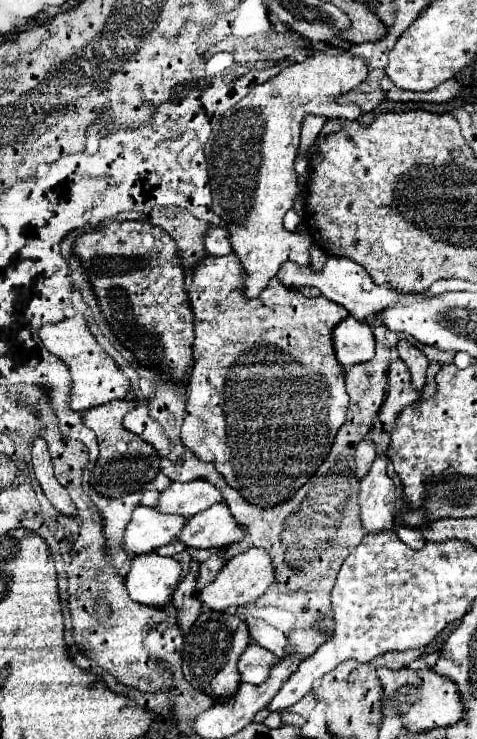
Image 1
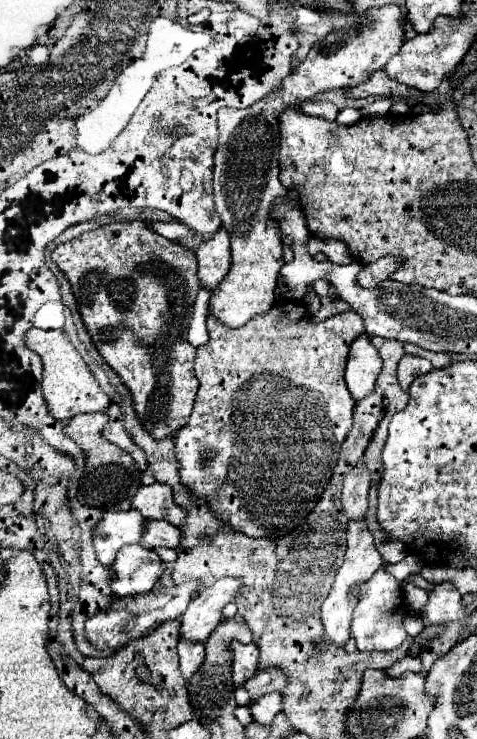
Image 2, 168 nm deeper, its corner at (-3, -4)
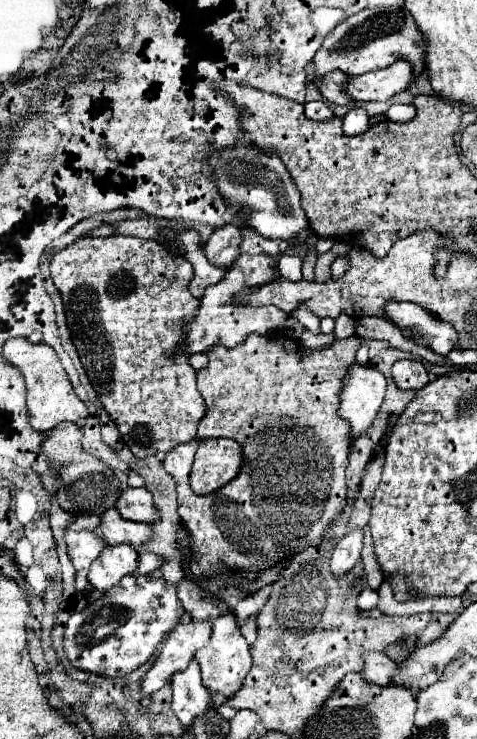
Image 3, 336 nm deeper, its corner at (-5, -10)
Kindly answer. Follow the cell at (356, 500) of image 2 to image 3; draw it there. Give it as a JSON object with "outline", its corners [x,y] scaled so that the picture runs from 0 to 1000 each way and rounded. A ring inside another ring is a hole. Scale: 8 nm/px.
{"outline":[[[744,714],[732,717],[702,739],[694,752],[694,771],[706,779],[727,777],[753,758],[757,758],[757,742],[761,742],[761,717]]]}

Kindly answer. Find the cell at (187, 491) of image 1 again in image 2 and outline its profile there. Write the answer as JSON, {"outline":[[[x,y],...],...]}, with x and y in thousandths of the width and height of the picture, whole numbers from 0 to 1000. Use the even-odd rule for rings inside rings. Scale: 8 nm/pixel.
{"outline":[[[329,652],[317,658],[296,658],[275,674],[275,687],[291,690],[312,704],[350,704],[367,712],[384,709],[392,698],[392,693],[363,679],[358,660]]]}

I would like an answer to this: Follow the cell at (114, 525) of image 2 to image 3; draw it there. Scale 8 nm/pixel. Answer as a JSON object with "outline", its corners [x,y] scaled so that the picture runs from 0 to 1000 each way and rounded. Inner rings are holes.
{"outline":[[[145,717],[136,723],[136,733],[145,755],[161,769],[161,798],[178,798],[187,790],[182,785],[187,769],[212,752],[212,744],[224,742],[224,733],[195,717],[170,717],[170,720]]]}

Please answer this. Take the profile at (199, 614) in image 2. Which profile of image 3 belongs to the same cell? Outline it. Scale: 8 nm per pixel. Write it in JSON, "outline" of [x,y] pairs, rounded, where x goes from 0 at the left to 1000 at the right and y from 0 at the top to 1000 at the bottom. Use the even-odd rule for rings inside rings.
{"outline":[[[400,839],[392,844],[371,844],[358,853],[354,863],[346,863],[325,899],[300,917],[300,939],[321,939],[358,917],[358,912],[388,907],[409,882],[438,869],[442,855],[447,842],[438,839]]]}

